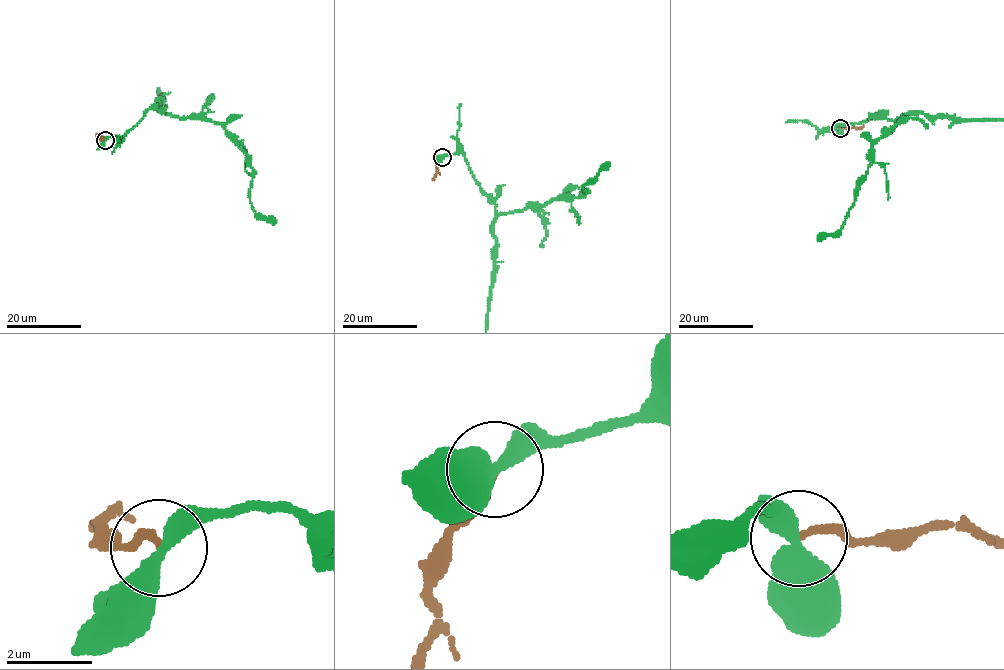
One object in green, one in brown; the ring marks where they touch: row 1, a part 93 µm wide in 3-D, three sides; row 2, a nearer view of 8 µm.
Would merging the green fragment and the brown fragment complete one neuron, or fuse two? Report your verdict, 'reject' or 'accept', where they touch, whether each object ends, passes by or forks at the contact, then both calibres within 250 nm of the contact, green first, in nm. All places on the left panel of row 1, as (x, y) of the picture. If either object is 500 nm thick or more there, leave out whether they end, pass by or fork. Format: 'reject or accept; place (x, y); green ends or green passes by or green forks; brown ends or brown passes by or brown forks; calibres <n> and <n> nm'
reject; place (105, 140); green passes by; brown ends; calibres 440 and 170 nm

